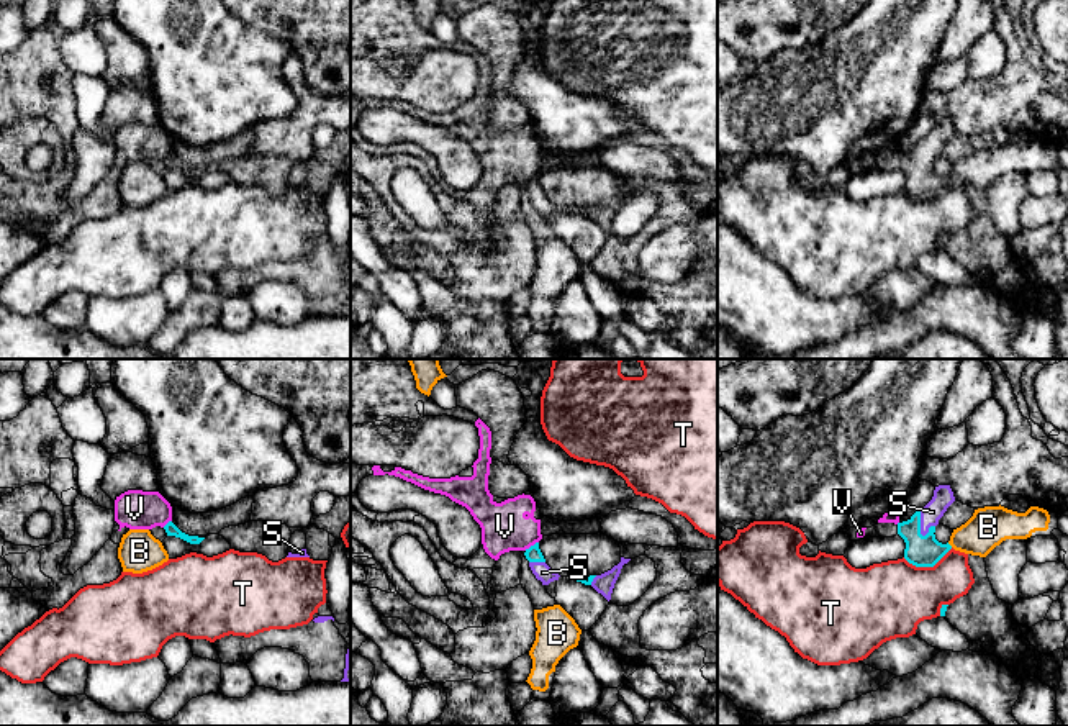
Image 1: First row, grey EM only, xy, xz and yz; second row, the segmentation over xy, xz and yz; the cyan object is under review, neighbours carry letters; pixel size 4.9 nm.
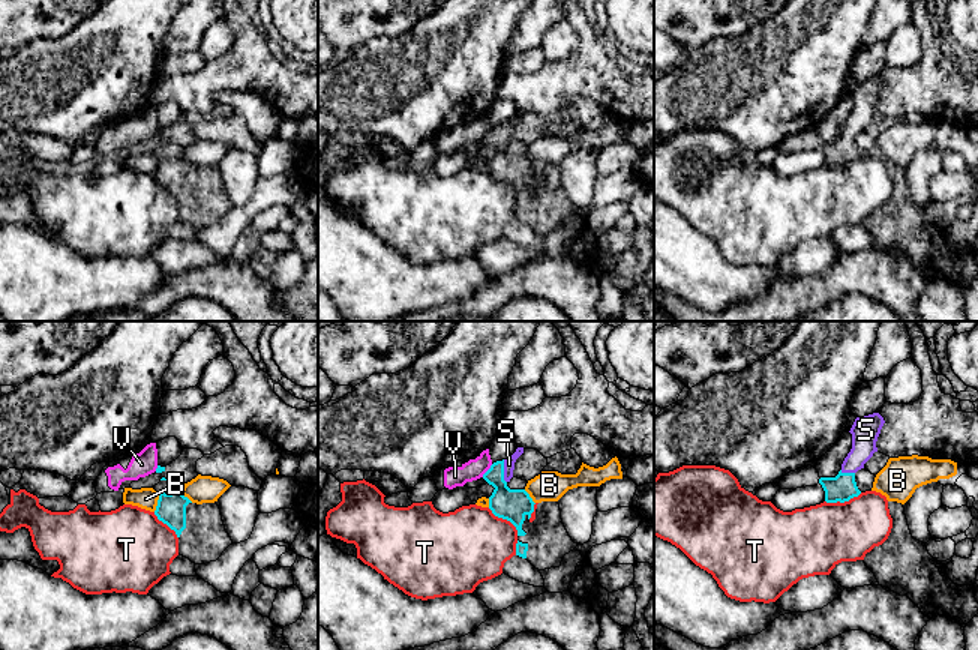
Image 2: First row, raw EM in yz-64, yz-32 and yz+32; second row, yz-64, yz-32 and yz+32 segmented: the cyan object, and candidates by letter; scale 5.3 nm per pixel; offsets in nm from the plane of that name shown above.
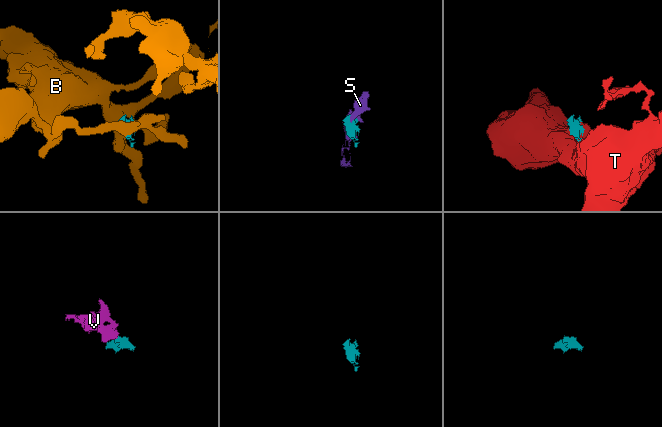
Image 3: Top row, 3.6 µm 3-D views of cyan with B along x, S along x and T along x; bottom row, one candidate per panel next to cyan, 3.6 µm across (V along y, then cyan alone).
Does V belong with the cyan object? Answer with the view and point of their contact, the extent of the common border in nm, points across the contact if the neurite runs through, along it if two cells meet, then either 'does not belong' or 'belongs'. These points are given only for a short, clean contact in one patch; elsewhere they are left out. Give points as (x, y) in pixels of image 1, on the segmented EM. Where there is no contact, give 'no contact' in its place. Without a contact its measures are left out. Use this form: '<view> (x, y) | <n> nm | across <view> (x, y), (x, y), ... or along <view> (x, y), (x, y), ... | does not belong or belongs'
xz (531, 546) | 80 nm | along xz (538, 541), (524, 549) | does not belong

